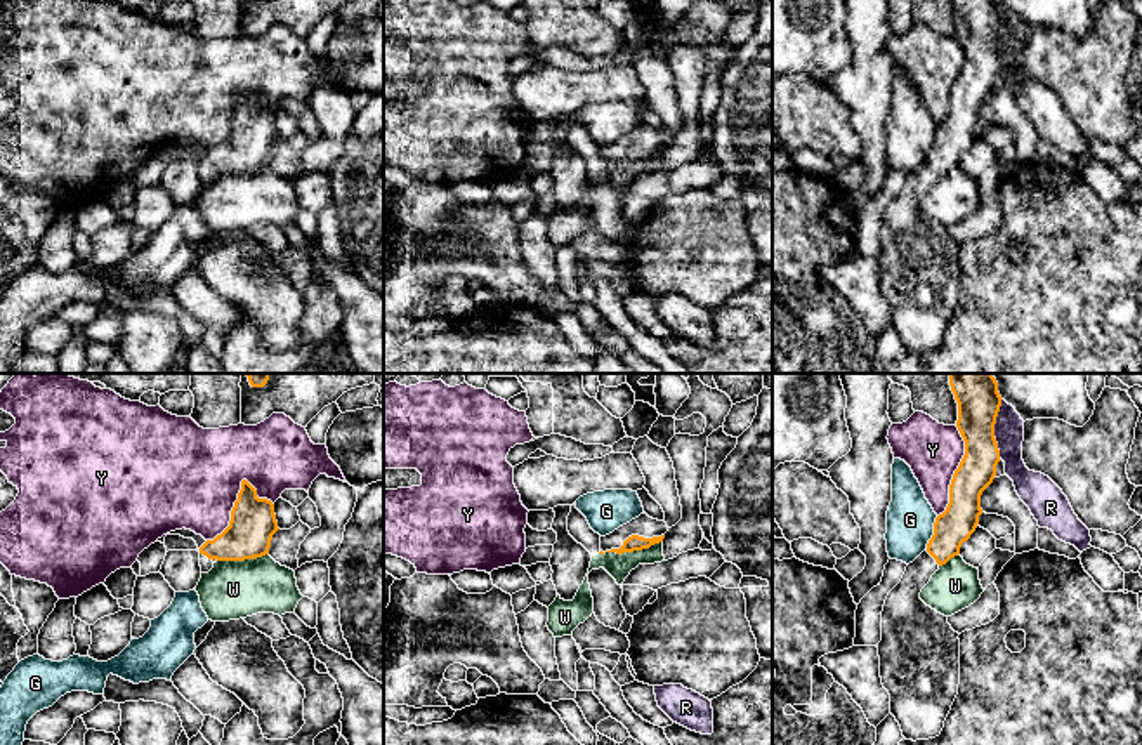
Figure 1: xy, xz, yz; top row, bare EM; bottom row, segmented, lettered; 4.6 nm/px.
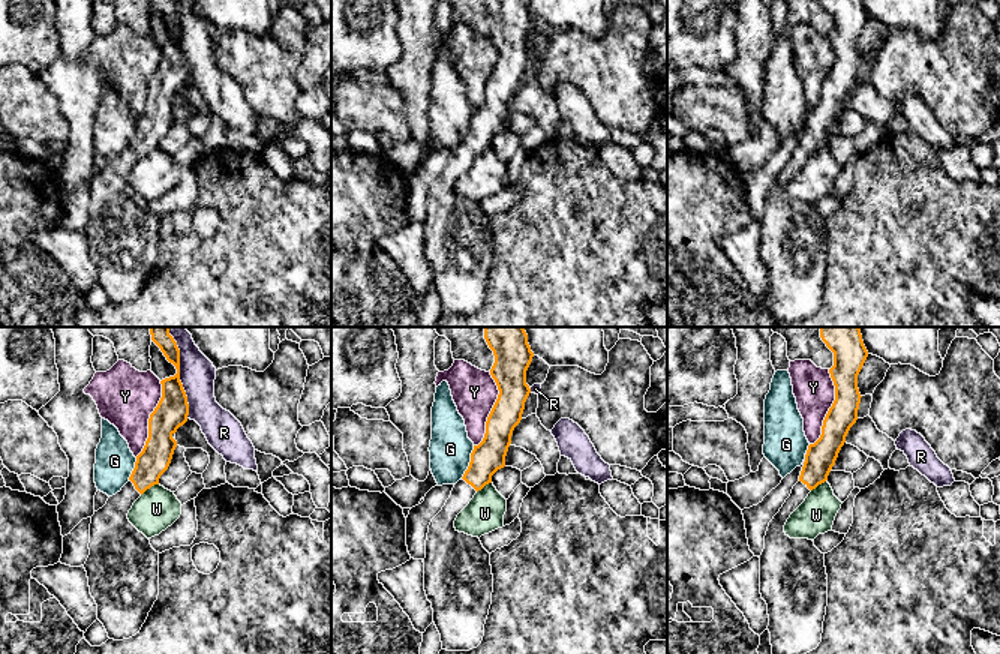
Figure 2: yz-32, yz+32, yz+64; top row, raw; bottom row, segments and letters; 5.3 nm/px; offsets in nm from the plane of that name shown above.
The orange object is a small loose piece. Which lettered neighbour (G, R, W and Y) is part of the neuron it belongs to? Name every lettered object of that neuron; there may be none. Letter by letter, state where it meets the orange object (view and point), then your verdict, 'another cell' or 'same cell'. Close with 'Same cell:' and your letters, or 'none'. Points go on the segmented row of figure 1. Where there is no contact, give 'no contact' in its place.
G: yz (934, 534) | another cell
R: yz (993, 429) | another cell
W: xz (630, 551) | another cell
Y: xy (238, 497) | another cell
Same cell: none

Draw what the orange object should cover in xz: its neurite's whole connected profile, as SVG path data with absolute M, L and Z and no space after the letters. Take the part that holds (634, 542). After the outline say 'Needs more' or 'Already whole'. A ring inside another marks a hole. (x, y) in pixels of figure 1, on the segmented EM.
M646 512L613 533L601 537L602 552L633 552L663 542L668 526L665 521L649 518Z. Needs more

